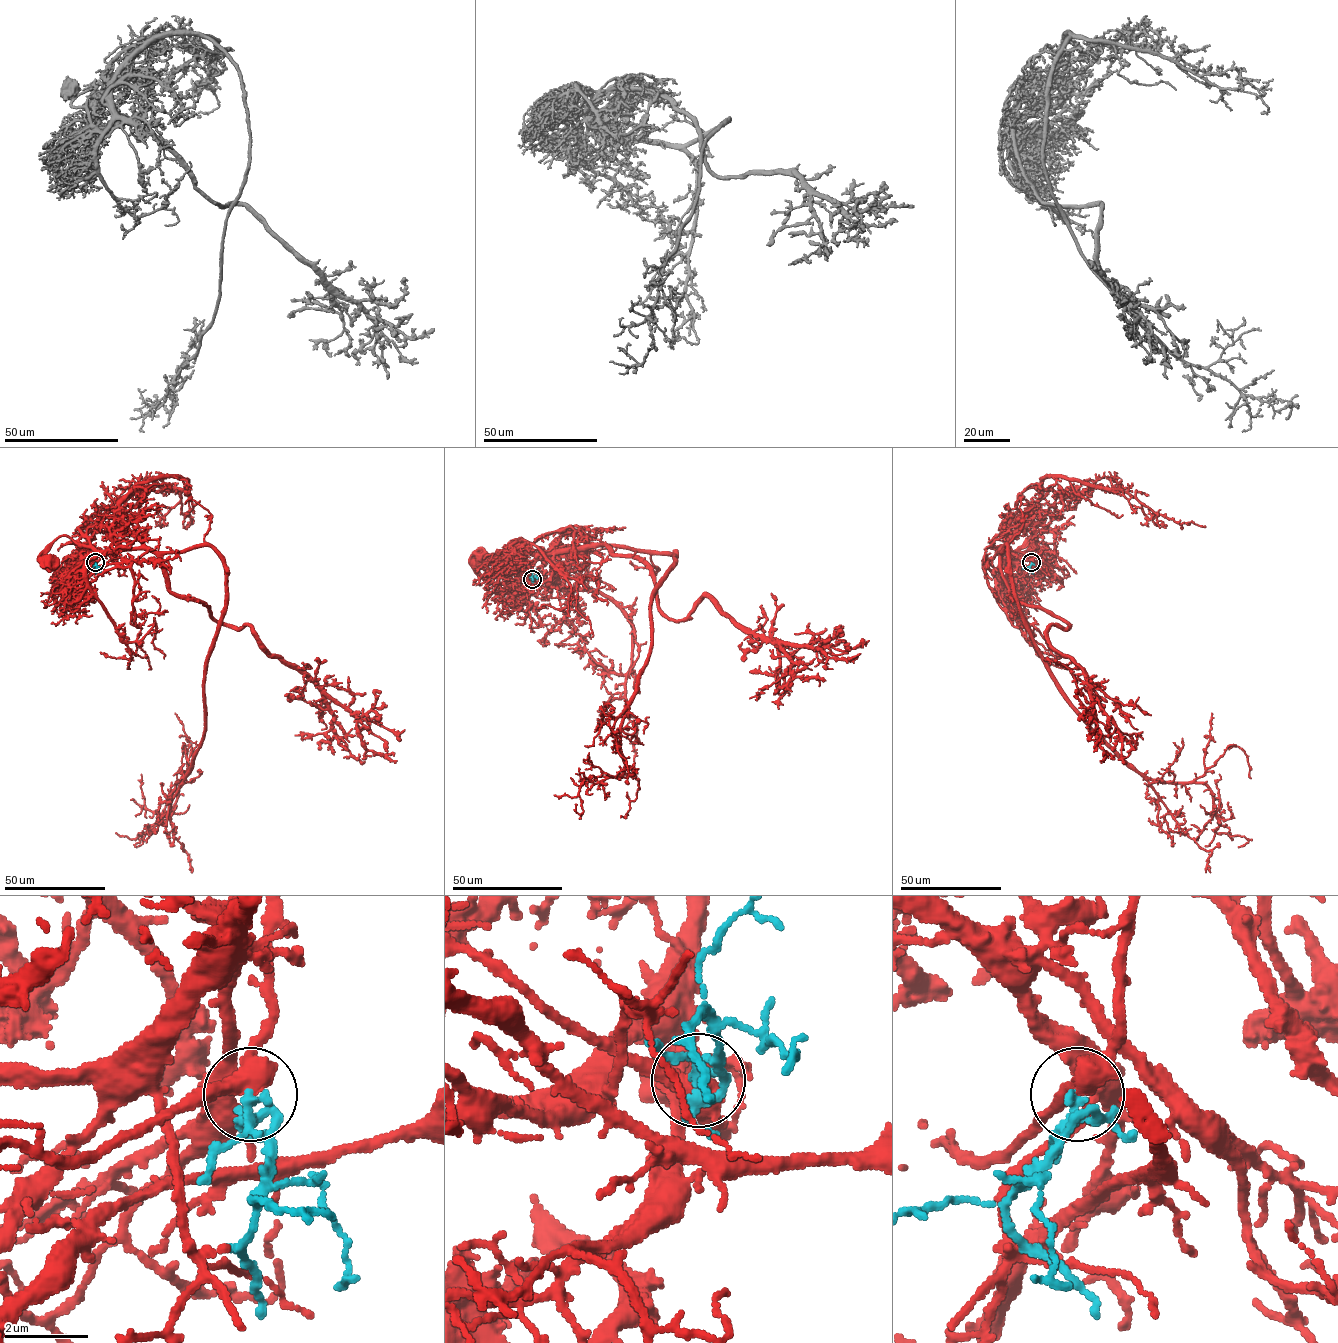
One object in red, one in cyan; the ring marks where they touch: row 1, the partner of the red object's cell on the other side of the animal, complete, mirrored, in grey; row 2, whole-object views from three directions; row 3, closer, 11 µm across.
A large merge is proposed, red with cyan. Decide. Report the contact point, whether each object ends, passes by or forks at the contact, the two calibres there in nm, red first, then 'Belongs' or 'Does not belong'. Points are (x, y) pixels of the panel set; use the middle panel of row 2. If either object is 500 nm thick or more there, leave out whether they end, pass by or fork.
Place: (532, 579). At the ring red passes by. At the ring cyan forks. Thickness 460 nm (red) against 180 nm. Belongs

